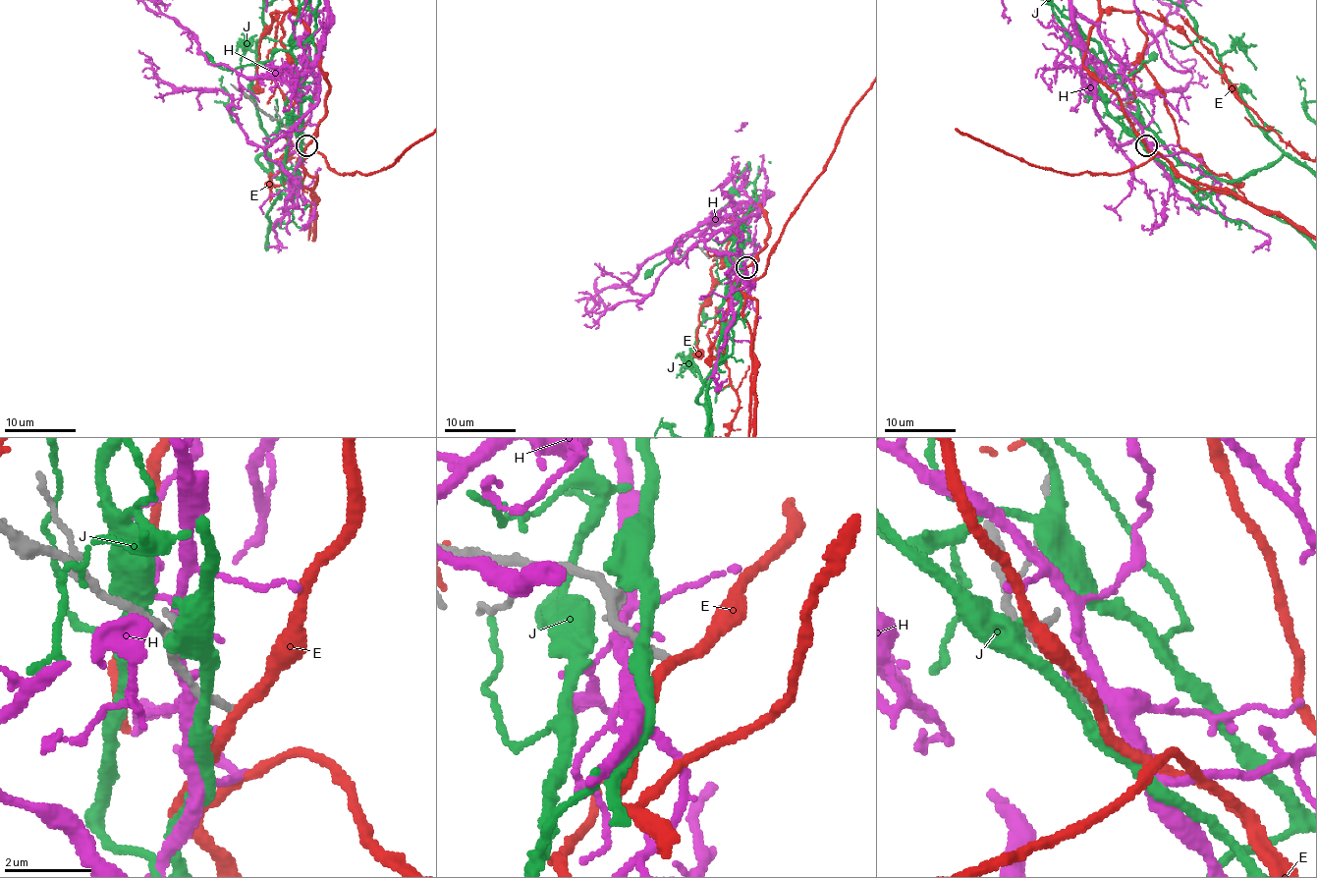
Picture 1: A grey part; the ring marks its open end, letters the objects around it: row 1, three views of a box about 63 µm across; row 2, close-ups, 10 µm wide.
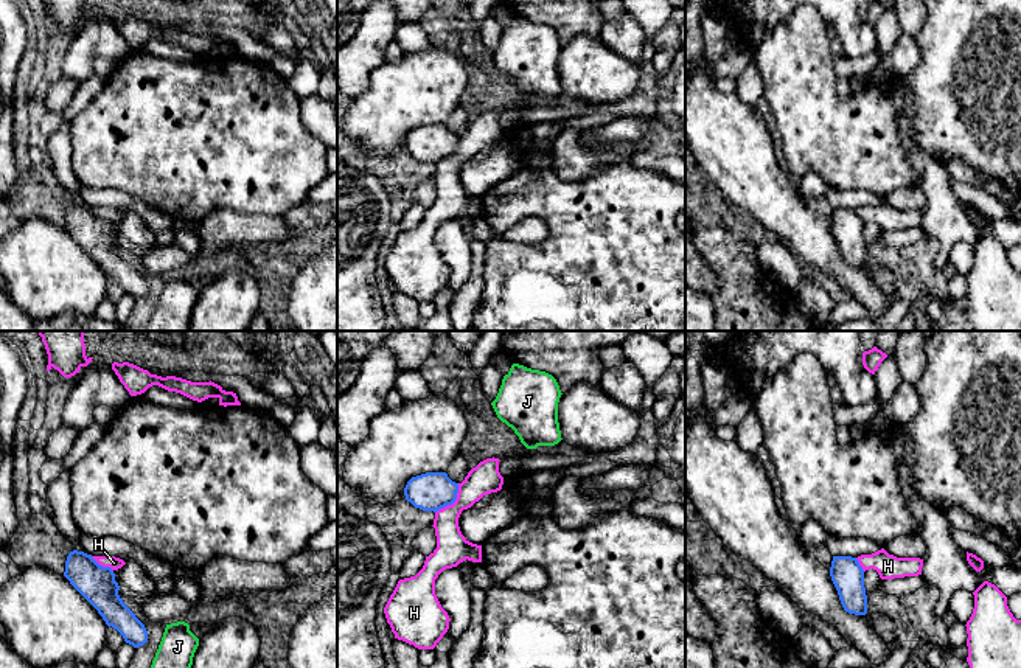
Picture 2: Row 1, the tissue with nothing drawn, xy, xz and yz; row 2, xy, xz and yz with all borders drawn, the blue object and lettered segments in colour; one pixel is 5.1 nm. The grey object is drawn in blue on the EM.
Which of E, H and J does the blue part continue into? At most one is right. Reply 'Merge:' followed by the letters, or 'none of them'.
Merge: none of them

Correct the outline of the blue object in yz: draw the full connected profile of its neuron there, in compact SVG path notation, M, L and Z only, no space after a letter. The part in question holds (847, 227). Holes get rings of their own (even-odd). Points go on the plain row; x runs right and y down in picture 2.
M833 208L830 228L844 263L855 267L866 267L867 247L864 239L864 222L858 211L852 208Z

